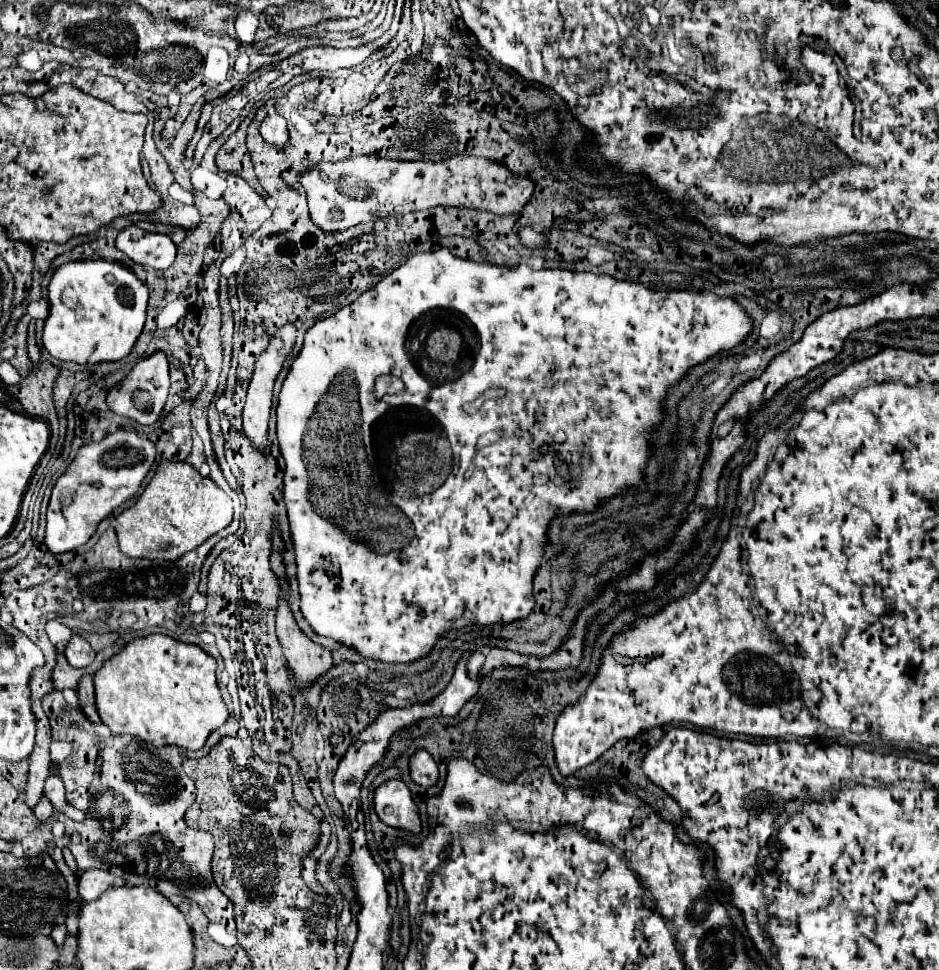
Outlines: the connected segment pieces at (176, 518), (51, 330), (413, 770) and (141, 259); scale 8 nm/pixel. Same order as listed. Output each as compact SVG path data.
M162 460L152 482L138 496L136 504L124 510L114 520L120 552L132 558L176 560L182 554L198 548L212 534L224 530L232 522L234 502L216 488L210 478L204 478L188 462Z
M80 260L80 262L68 262L54 272L48 286L48 302L50 302L50 314L44 322L44 332L42 332L42 344L48 350L48 354L62 362L98 364L98 362L122 360L130 354L134 342L138 340L144 328L148 288L136 278L134 272L122 268L118 262Z
M422 748L410 756L410 778L420 786L432 786L438 780L438 766Z
M128 226L118 234L116 248L132 262L156 270L166 270L176 258L176 244L170 240L170 236L144 232L136 226Z

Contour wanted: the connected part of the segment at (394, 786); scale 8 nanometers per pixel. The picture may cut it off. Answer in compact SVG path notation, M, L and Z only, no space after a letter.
M386 780L374 792L374 810L378 818L394 828L420 832L418 808L412 802L412 794L402 780Z

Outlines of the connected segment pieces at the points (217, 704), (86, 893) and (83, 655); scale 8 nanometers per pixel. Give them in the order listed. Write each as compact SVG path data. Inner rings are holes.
M150 634L128 642L94 674L94 688L100 720L112 734L132 734L156 746L172 744L186 750L200 750L208 734L228 720L228 710L216 684L216 660L200 646L180 642L166 634Z
M86 870L80 878L78 878L78 894L80 900L84 902L92 902L98 900L110 886L124 886L126 882L110 872L104 870Z
M74 634L66 644L64 656L72 668L86 668L94 660L94 650L86 638L82 638L80 634Z

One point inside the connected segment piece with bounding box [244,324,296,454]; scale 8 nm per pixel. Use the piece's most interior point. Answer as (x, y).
(259, 400)

